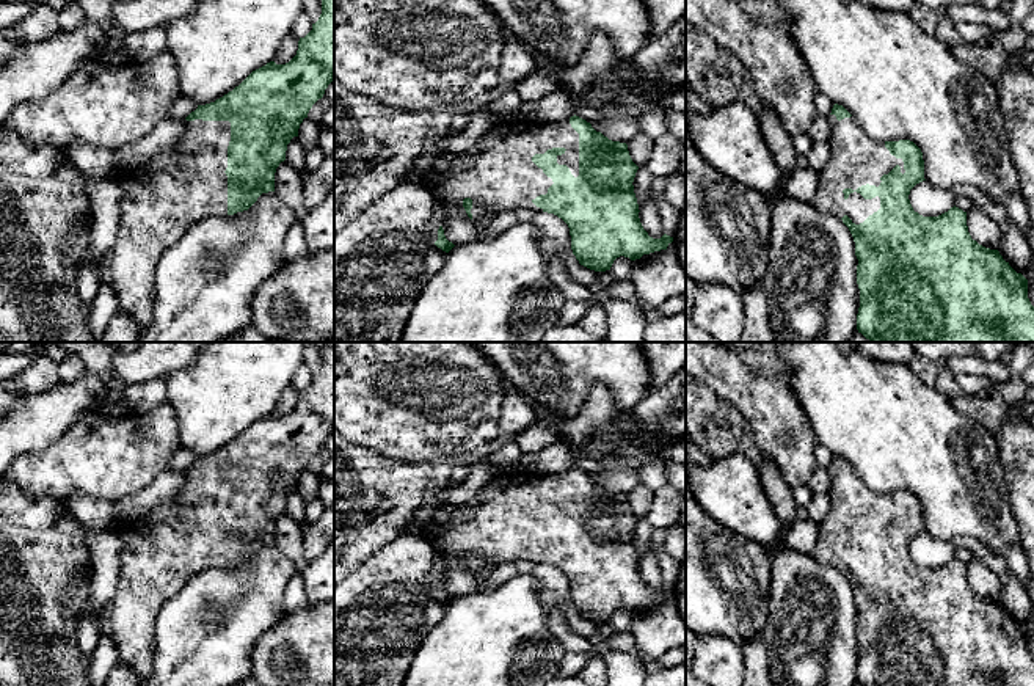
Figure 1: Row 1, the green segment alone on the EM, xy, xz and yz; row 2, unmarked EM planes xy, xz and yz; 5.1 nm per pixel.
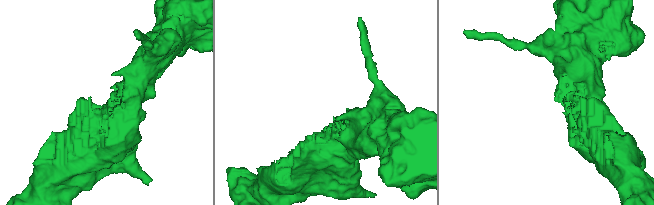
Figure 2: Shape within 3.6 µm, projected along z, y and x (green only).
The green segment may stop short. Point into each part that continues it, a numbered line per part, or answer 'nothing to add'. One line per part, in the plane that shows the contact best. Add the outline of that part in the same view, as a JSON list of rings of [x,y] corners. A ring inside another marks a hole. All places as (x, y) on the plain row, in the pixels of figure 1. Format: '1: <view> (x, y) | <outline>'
1: yz (857, 510) | [[[830,466],[828,473],[832,509],[817,524],[813,557],[839,571],[847,567],[852,575],[860,576],[880,560],[880,549],[865,551],[855,542],[866,535],[879,538],[880,529],[896,516],[904,526],[904,513],[891,507],[885,494],[868,488],[852,468],[838,473]]]

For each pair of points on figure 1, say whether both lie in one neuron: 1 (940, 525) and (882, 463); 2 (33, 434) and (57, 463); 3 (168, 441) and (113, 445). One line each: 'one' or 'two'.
1: one
2: two
3: one

